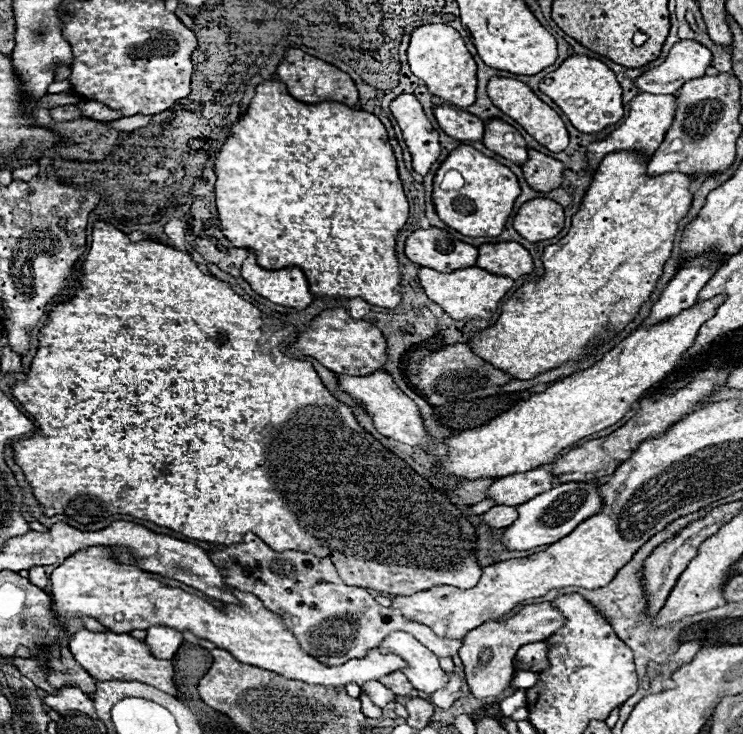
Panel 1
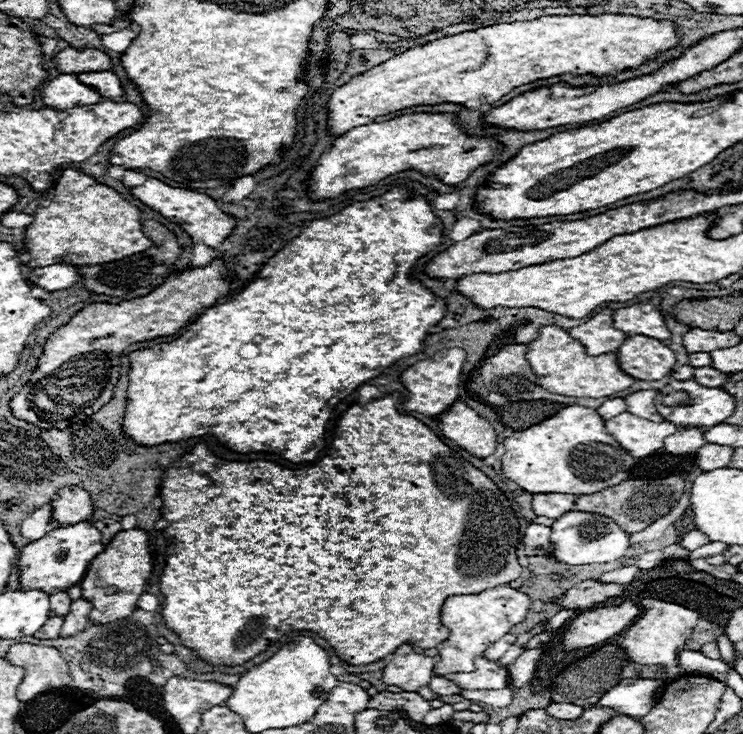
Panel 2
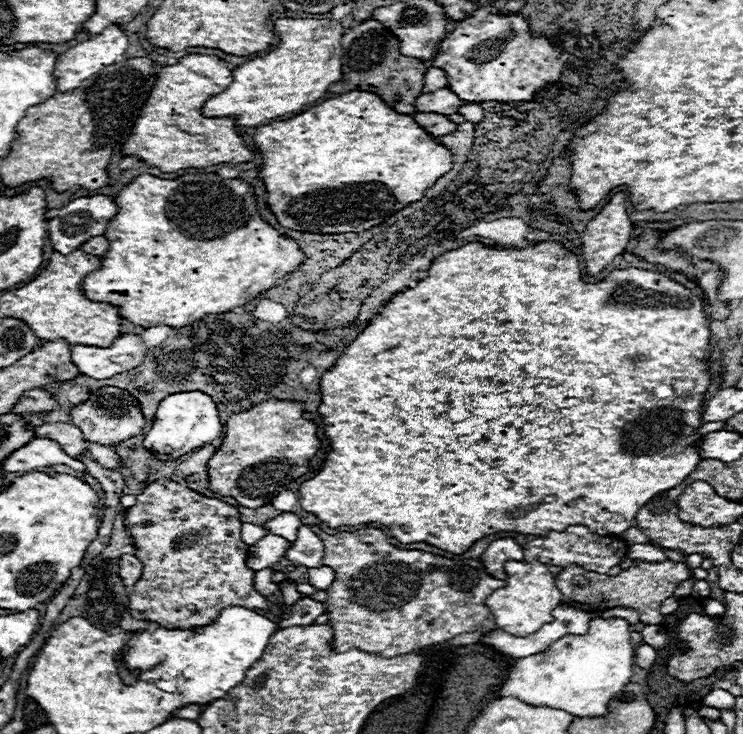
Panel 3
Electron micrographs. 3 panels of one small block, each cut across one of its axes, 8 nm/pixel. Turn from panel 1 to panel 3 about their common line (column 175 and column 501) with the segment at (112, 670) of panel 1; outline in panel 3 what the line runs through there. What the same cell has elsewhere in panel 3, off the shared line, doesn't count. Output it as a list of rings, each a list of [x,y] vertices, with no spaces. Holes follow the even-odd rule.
[[[592,618],[588,624],[588,634],[584,636],[562,636],[556,644],[550,644],[544,652],[536,656],[518,658],[508,668],[506,680],[500,686],[500,696],[516,696],[526,704],[548,704],[552,708],[562,708],[574,716],[602,716],[608,712],[608,700],[630,682],[634,666],[634,648],[630,644],[630,624],[622,618]]]

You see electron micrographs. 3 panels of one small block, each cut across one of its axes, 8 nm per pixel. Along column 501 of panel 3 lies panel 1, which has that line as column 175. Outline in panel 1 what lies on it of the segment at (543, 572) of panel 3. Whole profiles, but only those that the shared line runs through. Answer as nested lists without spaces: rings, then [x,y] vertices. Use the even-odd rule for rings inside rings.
[[[88,548],[66,558],[66,562],[50,574],[54,622],[62,630],[66,630],[66,622],[70,618],[82,616],[96,618],[102,626],[116,634],[146,630],[150,626],[170,626],[178,632],[190,630],[192,634],[214,642],[218,648],[228,650],[242,664],[258,666],[282,674],[284,678],[326,688],[346,688],[350,682],[364,686],[370,680],[380,680],[390,672],[406,668],[406,662],[400,656],[382,654],[380,648],[372,648],[364,658],[354,658],[340,666],[326,666],[304,652],[296,636],[286,626],[282,626],[282,618],[264,608],[262,600],[256,596],[234,590],[240,604],[226,604],[226,610],[222,612],[208,600],[202,600],[180,588],[168,588],[160,584],[136,566],[114,562],[110,554],[110,548]]]

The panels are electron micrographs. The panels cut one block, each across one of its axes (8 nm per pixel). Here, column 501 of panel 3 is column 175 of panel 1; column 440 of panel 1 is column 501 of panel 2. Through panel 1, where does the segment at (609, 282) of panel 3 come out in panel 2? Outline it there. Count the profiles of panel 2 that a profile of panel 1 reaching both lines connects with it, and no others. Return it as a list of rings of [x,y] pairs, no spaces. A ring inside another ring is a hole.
[[[394,392],[380,400],[372,400],[366,406],[348,408],[336,422],[336,430],[326,454],[302,470],[288,470],[268,460],[222,462],[206,448],[206,444],[198,444],[192,452],[184,454],[168,468],[164,480],[160,482],[162,518],[170,522],[170,526],[164,530],[168,546],[166,566],[160,576],[160,592],[164,596],[162,620],[174,634],[178,634],[186,648],[200,656],[200,660],[208,662],[210,666],[240,666],[266,652],[270,644],[278,642],[292,630],[312,630],[320,634],[336,650],[338,658],[350,666],[384,660],[402,644],[414,644],[414,648],[422,650],[436,648],[450,634],[440,622],[440,610],[448,596],[478,594],[482,590],[508,584],[520,576],[522,566],[516,560],[520,530],[516,512],[510,508],[504,492],[486,474],[448,448],[428,426],[401,413],[398,405],[402,400],[403,395]],[[356,620],[372,620],[372,644],[368,644],[368,636],[360,636],[360,624],[356,624]]]

